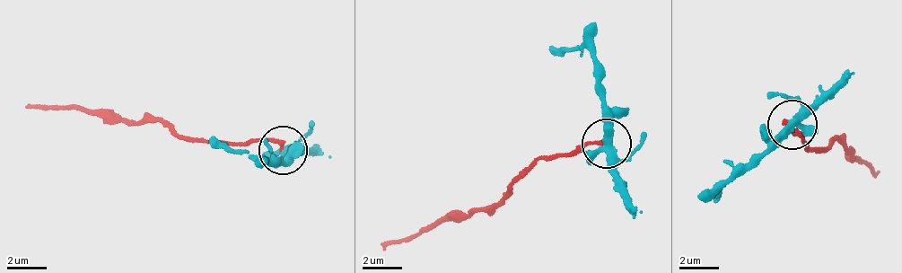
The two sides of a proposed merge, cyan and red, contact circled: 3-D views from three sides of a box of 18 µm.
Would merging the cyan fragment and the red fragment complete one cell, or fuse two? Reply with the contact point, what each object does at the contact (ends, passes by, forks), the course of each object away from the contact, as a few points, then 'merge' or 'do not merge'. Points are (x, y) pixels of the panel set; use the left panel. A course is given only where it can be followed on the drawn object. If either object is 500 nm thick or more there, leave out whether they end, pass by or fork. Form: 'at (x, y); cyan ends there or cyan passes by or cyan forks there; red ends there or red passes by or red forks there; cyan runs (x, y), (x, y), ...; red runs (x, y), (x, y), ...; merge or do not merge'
at (283, 150); cyan forks there; red ends there; cyan runs (282, 152), (277, 164), (210, 136); red runs (282, 152), (269, 140), (204, 144), (147, 120), (104, 121), (24, 107); do not merge

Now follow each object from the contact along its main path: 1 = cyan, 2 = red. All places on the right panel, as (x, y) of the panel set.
1: (794, 126), (765, 157), (722, 180), (713, 194)
2: (794, 126), (787, 124), (809, 152), (842, 142), (851, 162), (877, 176)

